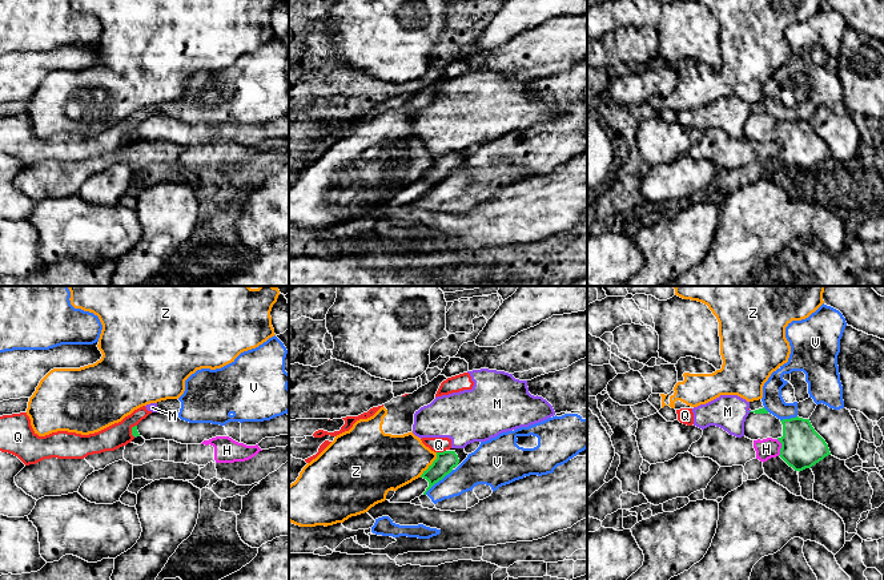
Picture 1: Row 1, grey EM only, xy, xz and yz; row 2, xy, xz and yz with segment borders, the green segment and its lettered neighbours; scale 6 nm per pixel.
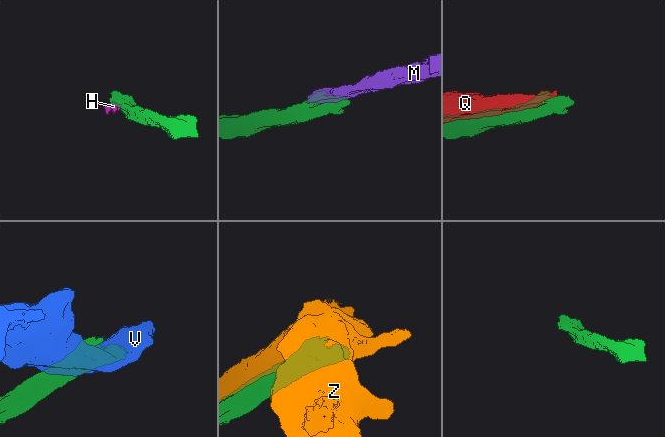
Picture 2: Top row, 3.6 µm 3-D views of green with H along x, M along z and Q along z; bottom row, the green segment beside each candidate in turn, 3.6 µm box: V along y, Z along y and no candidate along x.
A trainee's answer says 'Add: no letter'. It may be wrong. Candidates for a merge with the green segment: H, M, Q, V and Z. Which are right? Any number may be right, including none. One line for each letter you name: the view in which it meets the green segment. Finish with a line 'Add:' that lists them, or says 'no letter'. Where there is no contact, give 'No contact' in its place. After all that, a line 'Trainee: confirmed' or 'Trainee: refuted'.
Add: no letter
Trainee: confirmed

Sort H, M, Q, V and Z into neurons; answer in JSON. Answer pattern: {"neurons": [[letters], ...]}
{"neurons": [["H"], ["M", "Q"], ["V"], ["Z"]]}

